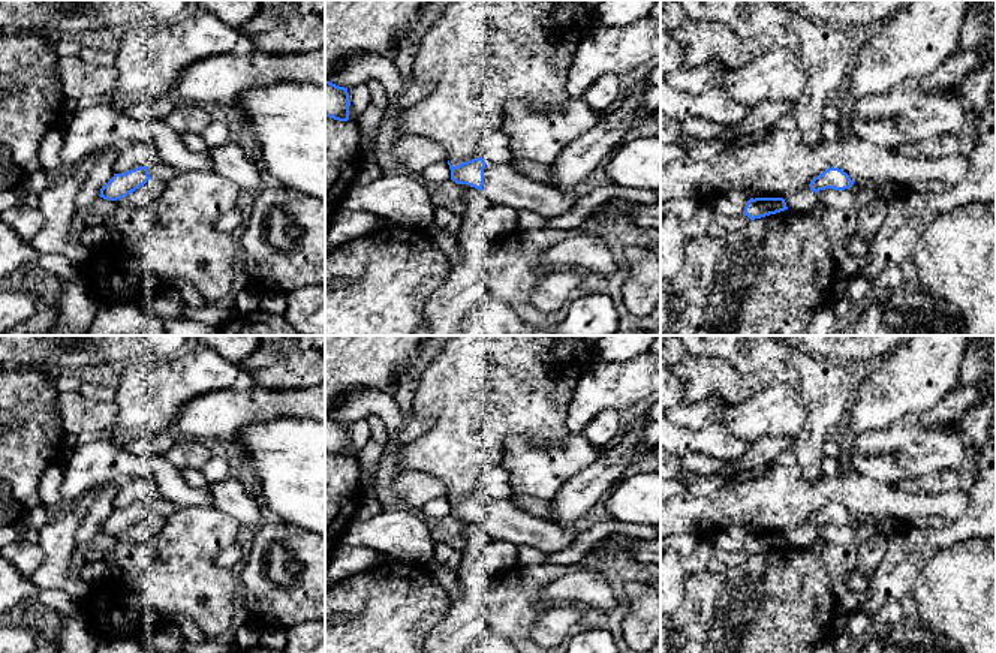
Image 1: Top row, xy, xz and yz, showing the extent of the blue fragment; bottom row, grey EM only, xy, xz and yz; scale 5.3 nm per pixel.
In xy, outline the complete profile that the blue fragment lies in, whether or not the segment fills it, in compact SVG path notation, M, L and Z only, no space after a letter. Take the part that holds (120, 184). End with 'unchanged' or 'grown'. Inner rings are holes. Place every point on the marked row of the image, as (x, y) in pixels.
M165 163L130 169L114 177L100 189L100 198L117 201L144 186L150 178L169 181L180 172Z; grown

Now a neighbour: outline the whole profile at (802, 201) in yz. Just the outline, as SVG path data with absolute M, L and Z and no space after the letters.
M810 187L791 192L783 199L791 213L819 211L822 208L816 193Z

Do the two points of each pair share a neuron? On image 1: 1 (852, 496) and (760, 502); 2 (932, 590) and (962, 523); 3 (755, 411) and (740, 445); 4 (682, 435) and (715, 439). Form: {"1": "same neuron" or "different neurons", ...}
{"1": "same neuron", "2": "different neurons", "3": "different neurons", "4": "same neuron"}

